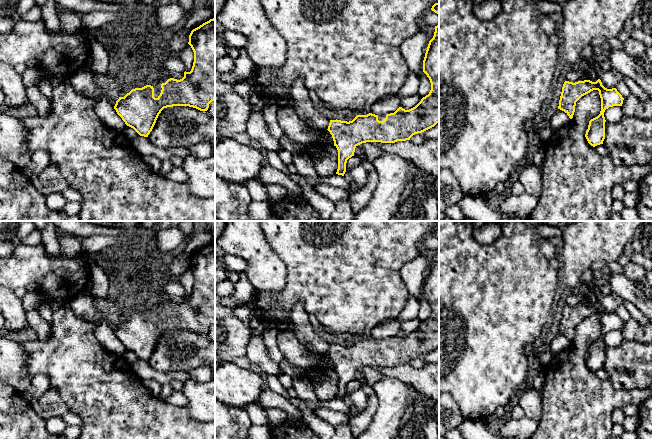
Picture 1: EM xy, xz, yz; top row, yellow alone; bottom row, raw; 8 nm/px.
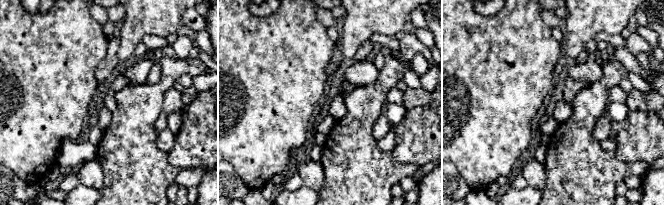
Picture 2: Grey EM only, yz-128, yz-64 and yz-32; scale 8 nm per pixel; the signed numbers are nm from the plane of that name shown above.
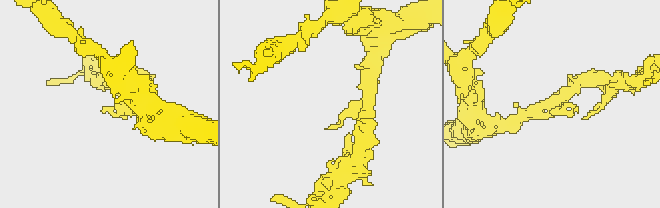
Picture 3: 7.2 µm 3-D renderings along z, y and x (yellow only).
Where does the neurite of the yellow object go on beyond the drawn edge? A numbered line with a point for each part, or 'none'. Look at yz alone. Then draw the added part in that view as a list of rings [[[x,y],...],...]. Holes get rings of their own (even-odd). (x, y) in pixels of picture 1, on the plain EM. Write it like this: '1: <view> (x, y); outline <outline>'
none

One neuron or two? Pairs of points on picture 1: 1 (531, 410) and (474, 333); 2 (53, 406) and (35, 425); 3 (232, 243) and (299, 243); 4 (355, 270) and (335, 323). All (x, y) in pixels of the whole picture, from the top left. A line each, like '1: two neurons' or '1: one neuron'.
1: two neurons
2: two neurons
3: two neurons
4: one neuron

